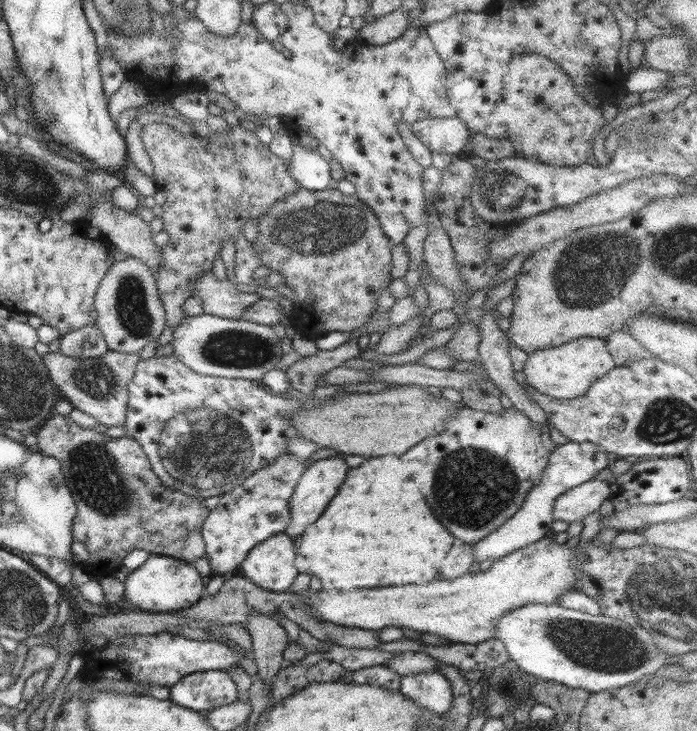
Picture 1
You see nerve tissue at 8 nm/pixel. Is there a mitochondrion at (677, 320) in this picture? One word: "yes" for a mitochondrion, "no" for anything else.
yes

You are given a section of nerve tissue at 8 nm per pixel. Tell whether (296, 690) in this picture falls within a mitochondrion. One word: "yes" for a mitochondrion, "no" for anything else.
no

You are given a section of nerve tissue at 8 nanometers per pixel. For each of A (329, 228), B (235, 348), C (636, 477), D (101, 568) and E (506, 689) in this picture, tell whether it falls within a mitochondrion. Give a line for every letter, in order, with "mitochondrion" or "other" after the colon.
A: mitochondrion
B: mitochondrion
C: other
D: other
E: mitochondrion

